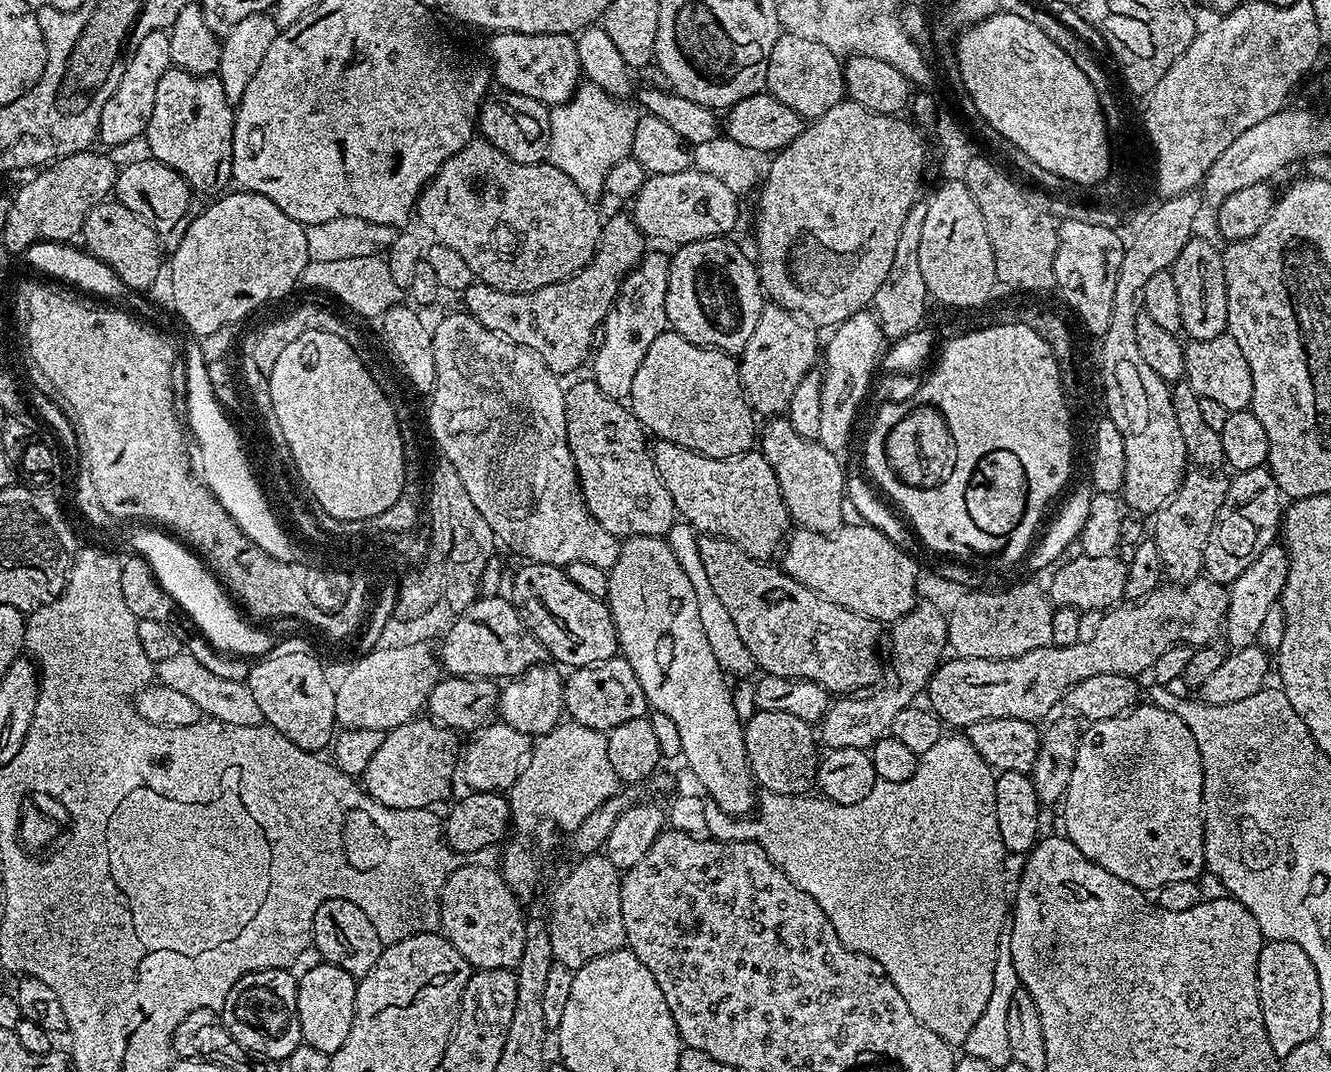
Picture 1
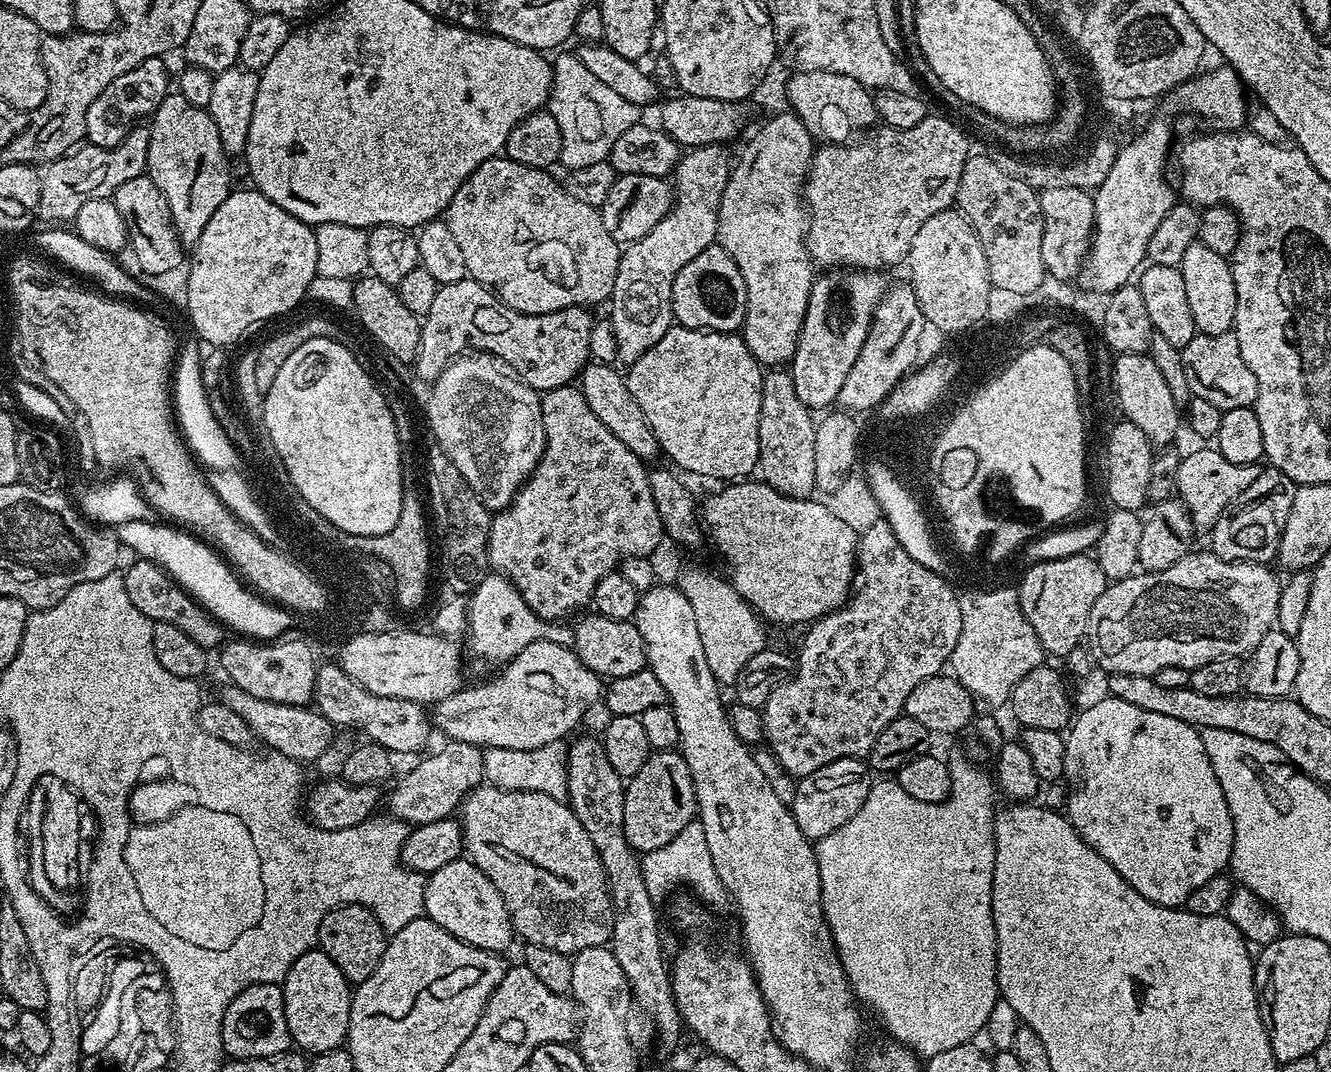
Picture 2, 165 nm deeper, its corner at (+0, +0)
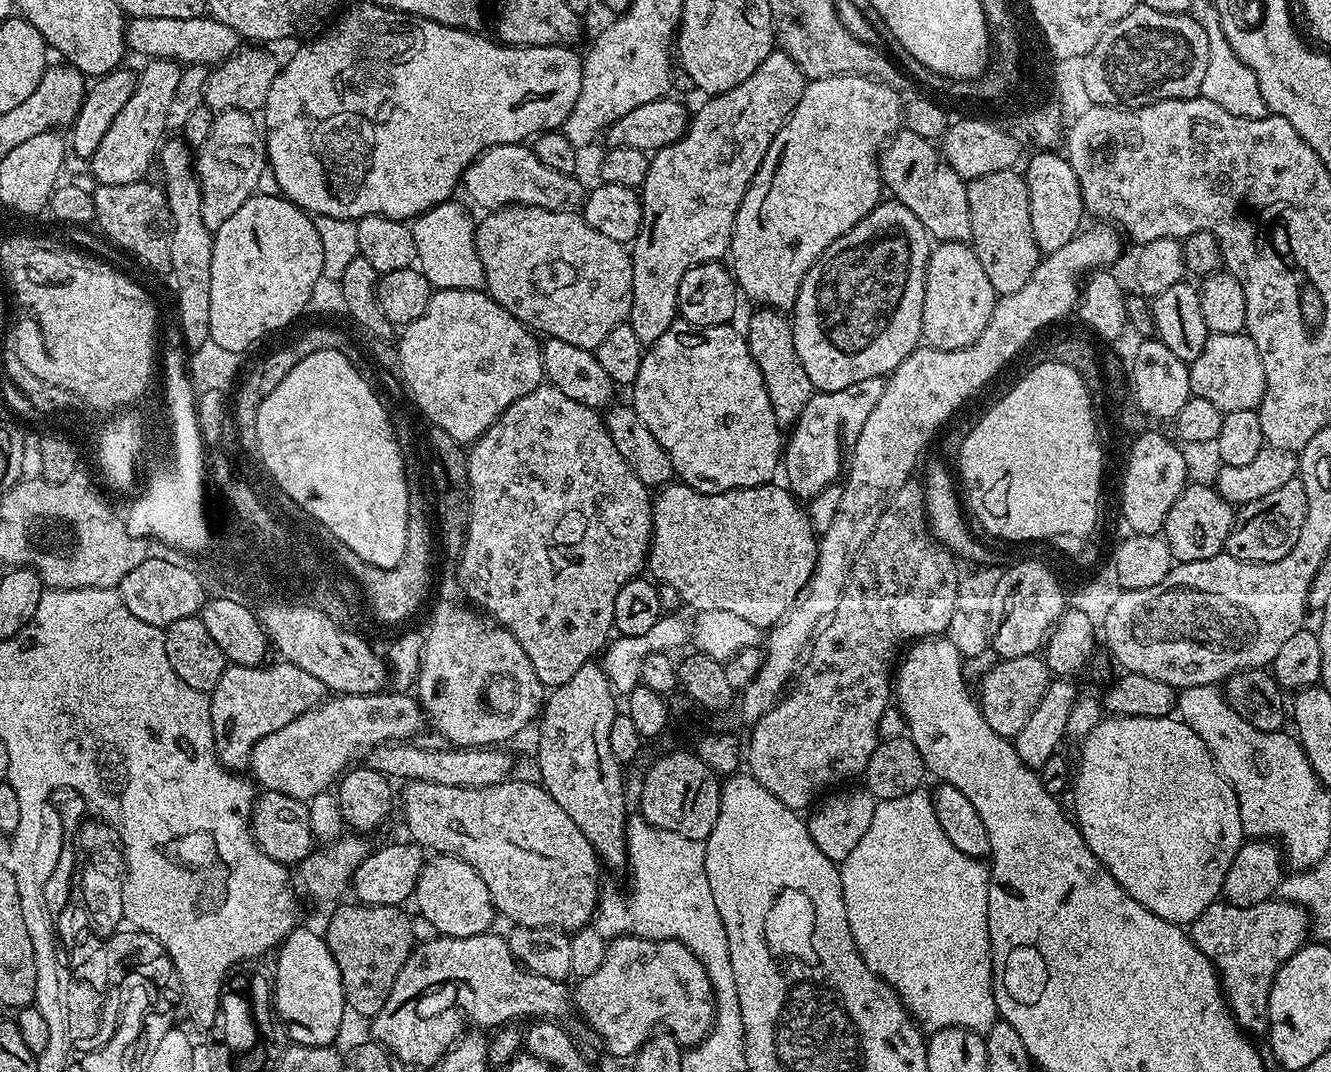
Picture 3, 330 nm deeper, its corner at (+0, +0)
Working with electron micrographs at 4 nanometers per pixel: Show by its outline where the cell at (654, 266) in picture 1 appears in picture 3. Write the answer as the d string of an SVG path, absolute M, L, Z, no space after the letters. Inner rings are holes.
M774 50L766 62L762 62L762 66L758 66L758 70L746 78L746 82L734 86L734 90L708 96L705 104L694 112L682 139L659 148L649 159L646 178L639 189L640 202L644 206L640 233L630 244L634 294L632 309L626 321L645 346L662 338L662 334L666 334L666 330L670 330L677 319L676 299L682 274L705 262L723 261L729 255L738 206L742 206L742 198L754 174L758 174L758 166L762 166L762 158L766 158L770 142L774 142L778 130L782 130L794 106L798 106L805 83L802 70L798 70L794 58L782 50Z

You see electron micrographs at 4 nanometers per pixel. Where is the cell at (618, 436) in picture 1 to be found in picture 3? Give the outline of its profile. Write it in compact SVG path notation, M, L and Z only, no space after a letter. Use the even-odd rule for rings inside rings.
M551 386L535 388L530 394L518 398L518 402L511 404L467 452L468 525L464 531L464 546L455 565L460 588L481 613L487 614L501 628L518 638L540 681L549 689L557 688L570 682L570 678L574 678L574 674L578 674L578 670L582 670L582 666L595 657L592 655L596 651L597 655L609 643L614 632L614 598L626 582L641 575L648 558L648 545L652 542L653 497L649 488L638 482L634 470L626 466L626 458L618 454L618 446L614 446L614 438L610 438L606 430L603 415L582 402L574 402L574 398L566 398L562 390Z

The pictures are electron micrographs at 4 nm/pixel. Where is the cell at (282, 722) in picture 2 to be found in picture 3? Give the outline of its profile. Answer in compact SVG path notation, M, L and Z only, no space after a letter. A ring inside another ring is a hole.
M408 742L378 744L367 753L367 767L378 770L383 776L396 782L421 780L434 782L438 786L462 786L463 788L485 788L501 784L514 772L514 760L504 753L500 746L482 748L458 748L449 746L446 750L420 750Z

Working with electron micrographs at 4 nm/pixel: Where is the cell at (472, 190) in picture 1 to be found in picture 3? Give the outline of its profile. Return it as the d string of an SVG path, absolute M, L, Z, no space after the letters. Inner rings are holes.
M509 204L506 208L498 208L487 213L484 221L476 224L476 245L478 246L478 258L482 258L482 270L484 271L484 288L494 302L498 302L511 316L522 321L527 328L545 337L570 342L570 346L582 346L583 348L596 349L614 330L614 326L625 323L632 309L632 295L634 294L634 270L632 269L632 254L625 245L614 242L614 238L606 238L606 234L598 234L594 226L590 226L584 220L583 215L575 211L551 212L545 208L535 208L529 204Z

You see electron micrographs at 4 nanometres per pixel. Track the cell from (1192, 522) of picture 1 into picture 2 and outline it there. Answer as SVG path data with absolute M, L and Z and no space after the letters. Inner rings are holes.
M1200 447L1204 448L1190 453L1177 466L1175 495L1186 506L1192 519L1193 529L1210 530L1218 522L1222 510L1226 510L1226 506L1230 502L1234 502L1234 498L1238 498L1238 494L1242 494L1242 490L1246 490L1246 486L1250 486L1250 482L1254 482L1254 478L1258 478L1262 468L1260 464L1226 462L1226 458L1222 458L1222 454L1216 451L1215 447Z

